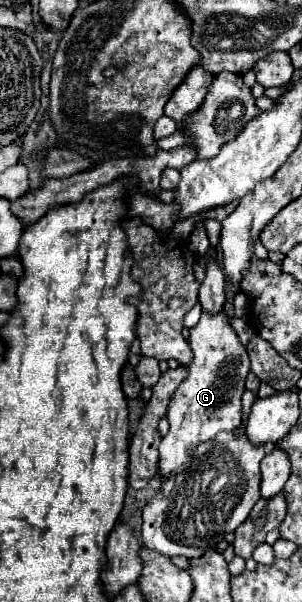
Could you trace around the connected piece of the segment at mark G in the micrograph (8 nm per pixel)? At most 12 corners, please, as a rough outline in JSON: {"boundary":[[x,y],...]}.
{"boundary":[[226,311],[190,329],[194,359],[160,441],[162,495],[196,445],[242,421],[250,361]]}

